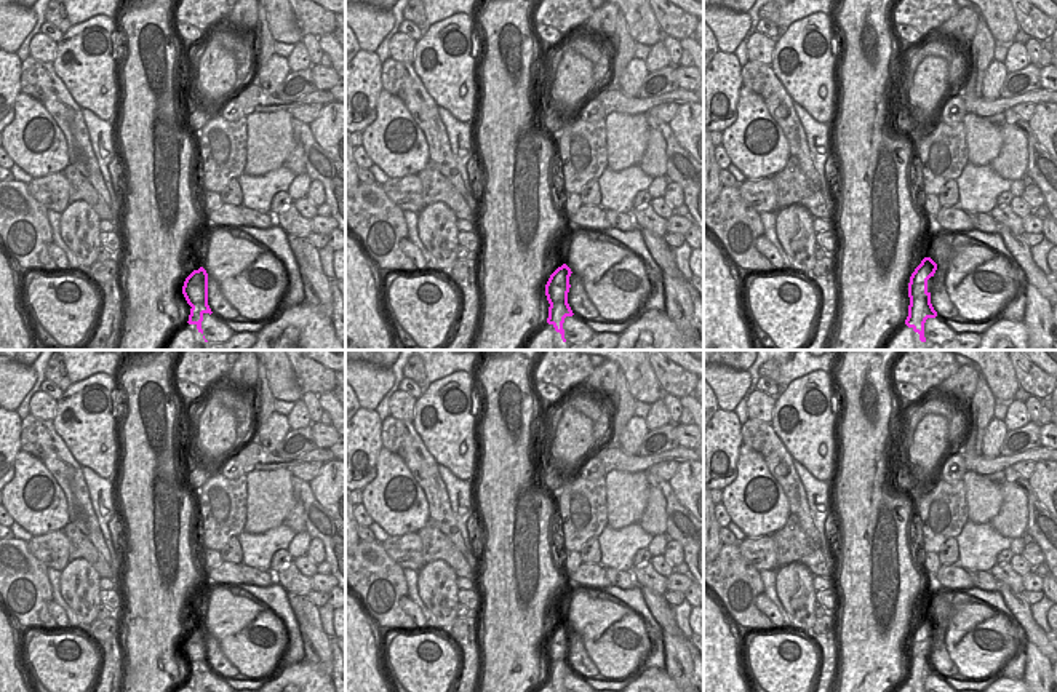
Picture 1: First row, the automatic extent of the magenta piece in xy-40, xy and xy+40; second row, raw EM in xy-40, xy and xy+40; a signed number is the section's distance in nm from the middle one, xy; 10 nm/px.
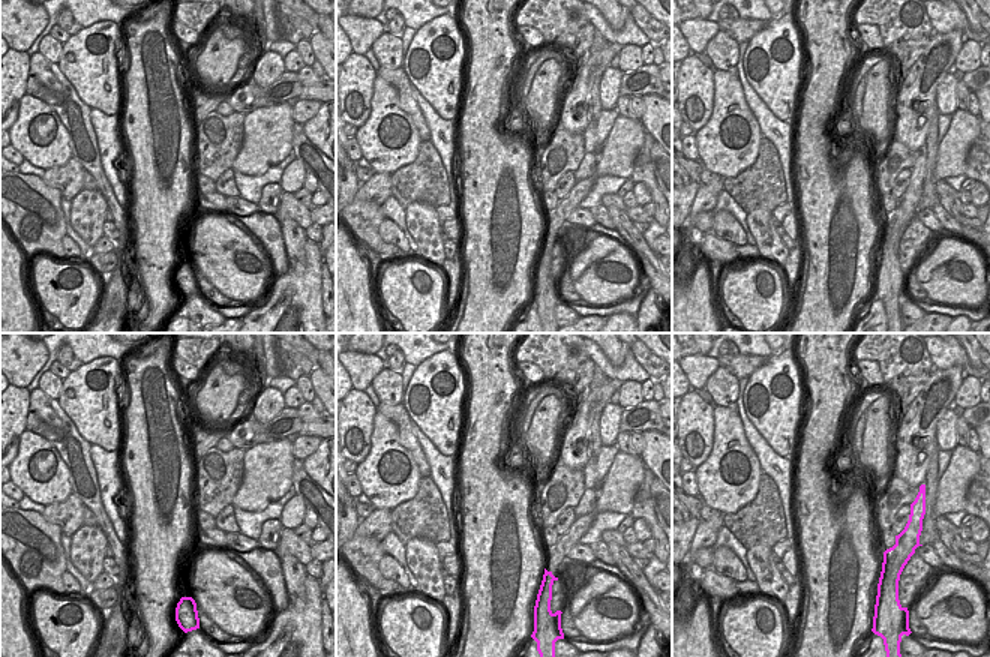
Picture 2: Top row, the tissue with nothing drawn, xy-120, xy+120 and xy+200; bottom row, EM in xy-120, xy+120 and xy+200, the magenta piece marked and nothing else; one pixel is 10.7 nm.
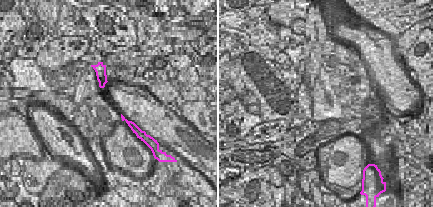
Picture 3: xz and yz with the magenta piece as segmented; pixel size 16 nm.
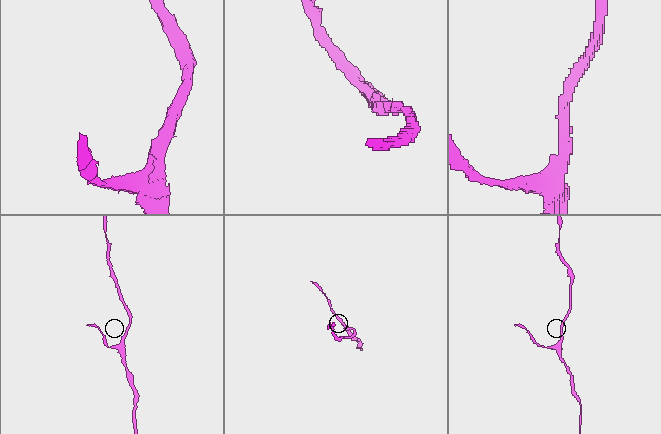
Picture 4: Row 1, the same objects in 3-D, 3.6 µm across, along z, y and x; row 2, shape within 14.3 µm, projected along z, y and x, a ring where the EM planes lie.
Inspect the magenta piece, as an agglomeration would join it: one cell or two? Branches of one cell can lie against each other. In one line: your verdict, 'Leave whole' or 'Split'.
Split

